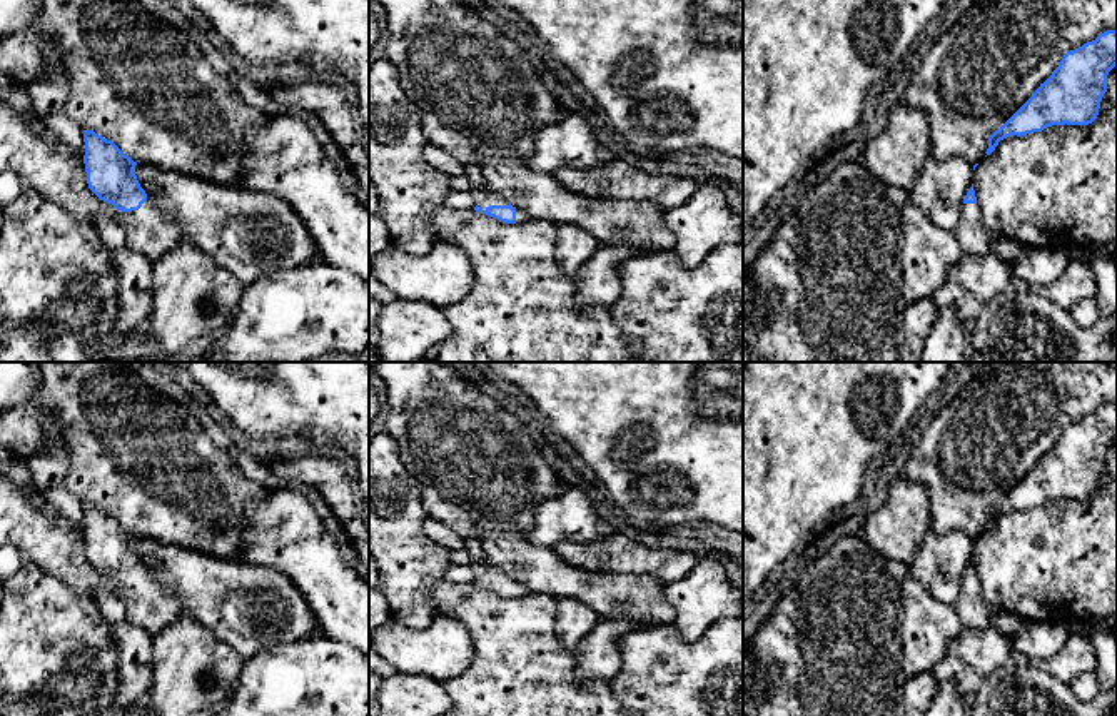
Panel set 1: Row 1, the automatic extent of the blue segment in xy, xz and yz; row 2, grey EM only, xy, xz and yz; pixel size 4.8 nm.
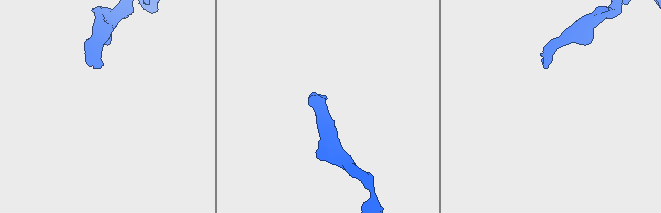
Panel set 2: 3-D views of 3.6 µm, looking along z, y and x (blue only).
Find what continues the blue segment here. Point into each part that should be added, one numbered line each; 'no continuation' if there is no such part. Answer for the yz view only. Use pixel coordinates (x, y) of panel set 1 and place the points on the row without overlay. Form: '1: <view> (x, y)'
1: yz (855, 626)

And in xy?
1: xy (147, 605)

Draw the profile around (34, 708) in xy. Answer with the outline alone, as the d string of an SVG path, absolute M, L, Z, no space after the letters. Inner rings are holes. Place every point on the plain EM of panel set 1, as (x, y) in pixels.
M38 701L25 704L7 704L0 709L0 716L45 716L47 706Z

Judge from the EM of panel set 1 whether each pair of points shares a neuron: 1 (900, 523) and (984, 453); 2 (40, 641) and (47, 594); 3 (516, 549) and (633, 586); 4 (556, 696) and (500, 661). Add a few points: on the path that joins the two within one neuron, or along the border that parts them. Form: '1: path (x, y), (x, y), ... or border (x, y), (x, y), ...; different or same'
1: border (904, 474), (925, 489), (930, 503); different
2: path (40, 630), (40, 606); same
3: path (545, 571), (563, 581), (583, 586), (605, 586); same
4: path (543, 696), (535, 696), (513, 675); same

